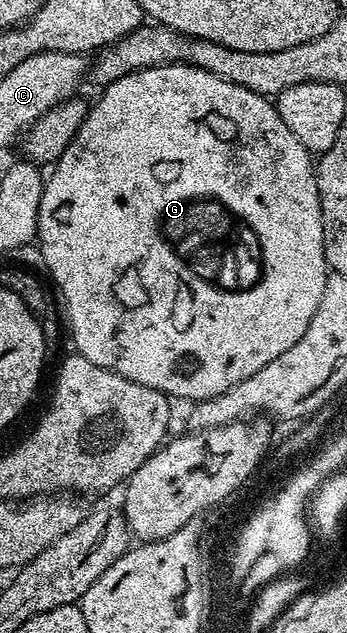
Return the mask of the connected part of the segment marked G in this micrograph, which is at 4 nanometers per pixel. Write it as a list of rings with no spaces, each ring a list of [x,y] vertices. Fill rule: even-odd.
[[[163,65],[162,67],[140,69],[137,73],[131,73],[118,79],[101,93],[104,94],[101,95],[100,102],[97,105],[93,104],[88,110],[88,117],[84,120],[83,136],[68,146],[68,150],[64,152],[58,164],[51,170],[53,173],[47,174],[39,210],[38,243],[40,241],[40,253],[42,256],[48,257],[48,269],[52,272],[52,277],[56,280],[61,295],[64,296],[64,305],[68,308],[68,325],[72,328],[72,341],[76,344],[75,352],[81,357],[90,359],[90,363],[94,363],[98,367],[106,367],[134,383],[156,389],[159,393],[167,393],[172,399],[185,397],[186,400],[190,401],[189,403],[197,403],[222,396],[236,384],[250,379],[252,375],[261,371],[284,352],[290,351],[302,339],[303,333],[307,330],[311,320],[314,319],[315,312],[318,311],[330,270],[324,258],[324,224],[322,223],[322,207],[320,206],[320,192],[316,182],[313,154],[308,146],[300,142],[298,135],[294,135],[294,131],[280,116],[279,108],[269,98],[259,97],[254,91],[250,91],[246,87],[238,87],[210,71],[199,69],[196,65]]]

